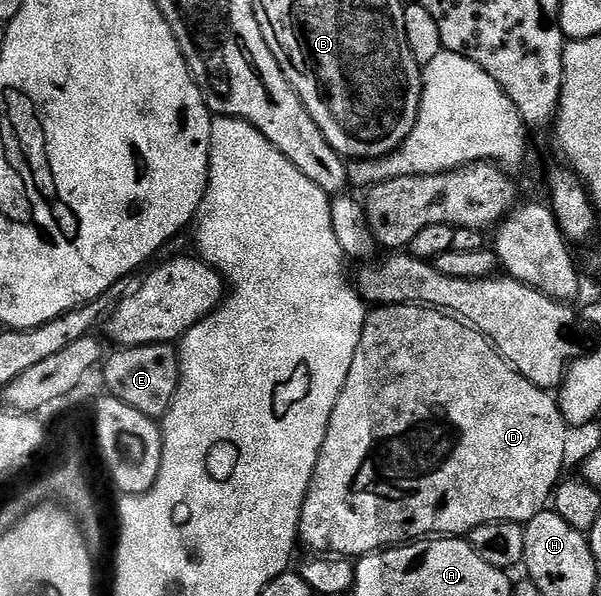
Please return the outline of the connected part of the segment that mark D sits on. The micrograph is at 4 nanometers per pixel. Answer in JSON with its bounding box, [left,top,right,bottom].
[298,305,568,557]

